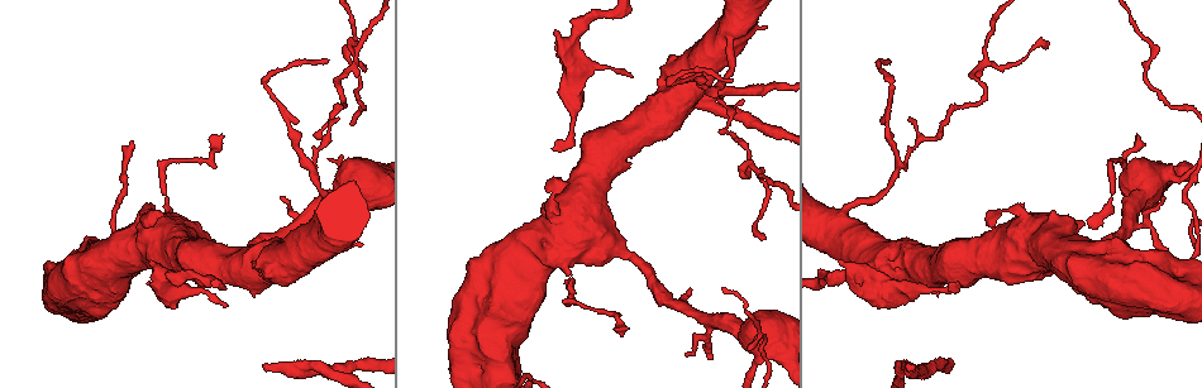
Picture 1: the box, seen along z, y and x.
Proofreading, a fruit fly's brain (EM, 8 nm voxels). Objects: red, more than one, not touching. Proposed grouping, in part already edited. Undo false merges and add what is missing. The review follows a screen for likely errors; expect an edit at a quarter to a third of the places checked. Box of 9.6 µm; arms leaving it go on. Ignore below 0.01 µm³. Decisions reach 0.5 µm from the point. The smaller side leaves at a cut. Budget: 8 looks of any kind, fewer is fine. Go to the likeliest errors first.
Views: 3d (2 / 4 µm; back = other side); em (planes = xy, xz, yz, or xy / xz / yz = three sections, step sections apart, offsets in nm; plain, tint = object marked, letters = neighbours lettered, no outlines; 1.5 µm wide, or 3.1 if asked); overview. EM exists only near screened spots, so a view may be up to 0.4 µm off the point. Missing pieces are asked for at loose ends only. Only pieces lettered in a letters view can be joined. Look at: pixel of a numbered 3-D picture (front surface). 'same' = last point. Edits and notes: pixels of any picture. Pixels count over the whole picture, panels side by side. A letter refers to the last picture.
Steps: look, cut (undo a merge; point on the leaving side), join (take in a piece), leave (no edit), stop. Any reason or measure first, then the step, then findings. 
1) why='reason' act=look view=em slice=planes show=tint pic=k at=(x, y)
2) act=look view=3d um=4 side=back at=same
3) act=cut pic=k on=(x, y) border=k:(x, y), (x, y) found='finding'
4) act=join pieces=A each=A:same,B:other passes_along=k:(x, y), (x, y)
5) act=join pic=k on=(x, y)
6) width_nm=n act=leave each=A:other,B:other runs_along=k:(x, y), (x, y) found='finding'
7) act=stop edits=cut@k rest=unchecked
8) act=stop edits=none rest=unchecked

why='thin end' act=look view=em slice=planes show=letters pic=1 at=(958, 286)

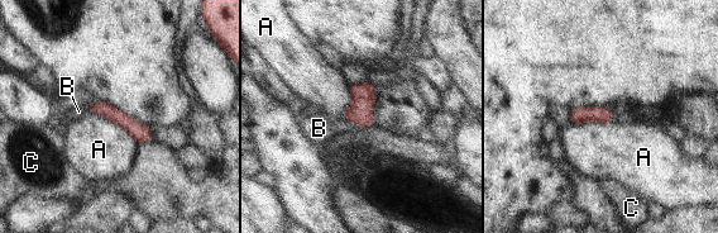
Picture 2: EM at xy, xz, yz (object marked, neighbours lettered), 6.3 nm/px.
width_nm=110 act=join pieces=B each=A:other,B:same,C:other passes_along=2:(360, 112), (352, 122), (319, 128) found='it goes on there'

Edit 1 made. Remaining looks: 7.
act=look view=overview

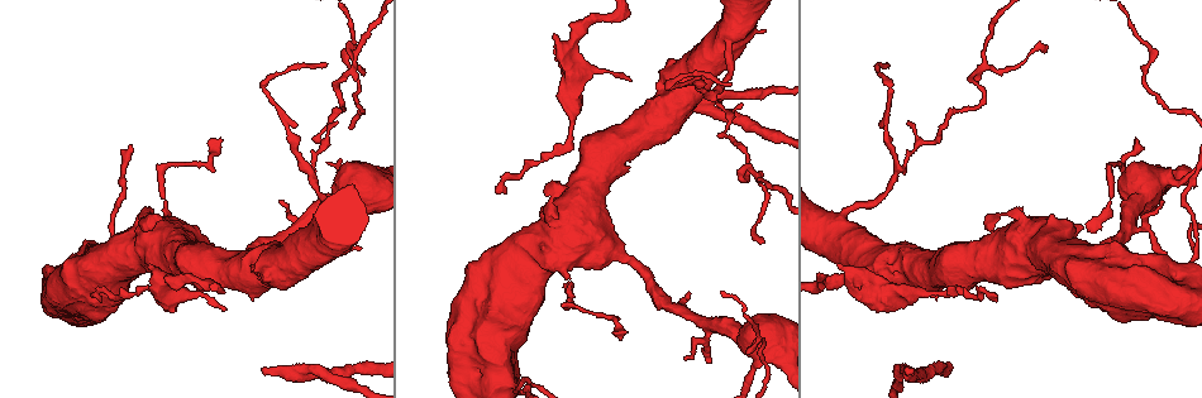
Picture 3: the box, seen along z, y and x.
why='branch stops here' act=look view=em slice=yz step=4 show=tint pic=3 at=(687, 292)

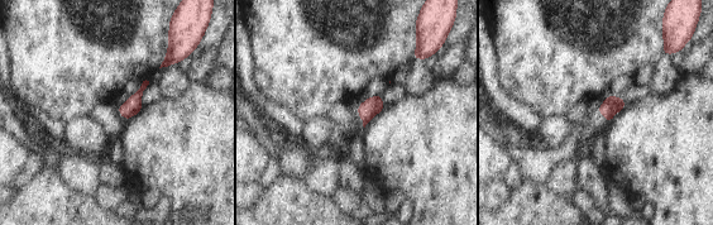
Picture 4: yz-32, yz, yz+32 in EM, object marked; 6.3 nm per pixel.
act=look view=em slice=planes show=letters at=same

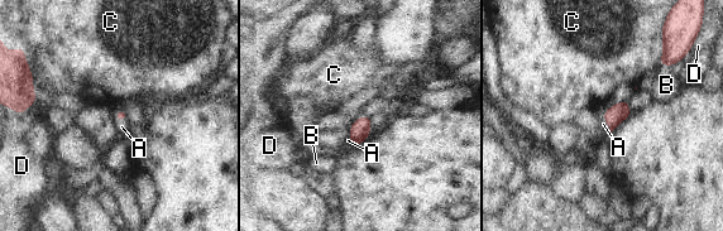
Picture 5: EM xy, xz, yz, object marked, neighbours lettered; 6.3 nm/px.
act=join pieces=A each=A:same,B:other,C:other,D:other passes_along=5:(613, 116), (604, 119), (603, 124) found='it goes on there'

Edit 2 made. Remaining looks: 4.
why='see it whole again' act=look view=overview

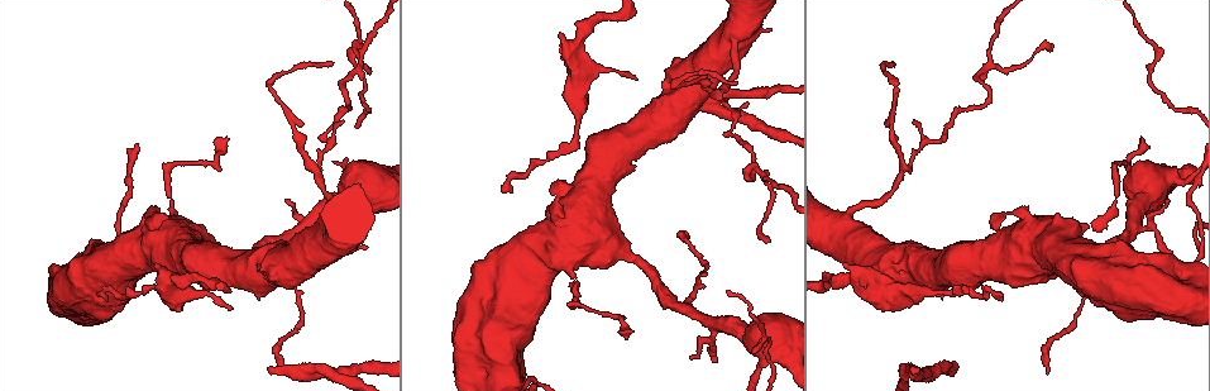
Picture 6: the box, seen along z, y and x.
why='sharp bend' act=look view=3d um=4 pic=6 at=(1048, 344)

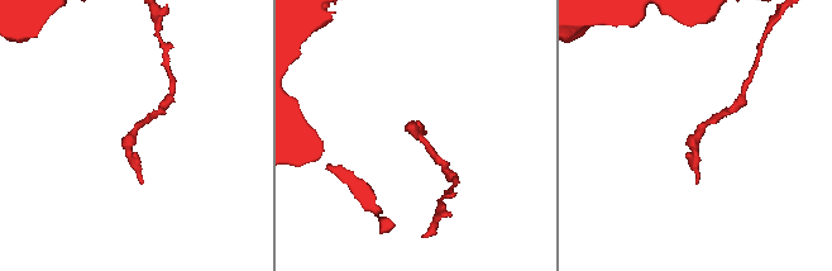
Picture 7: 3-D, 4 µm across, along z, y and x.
why='now the EM' act=look view=em slice=planes show=plain pic=7 at=(694, 134)

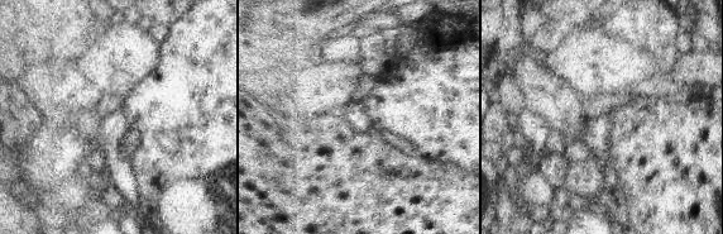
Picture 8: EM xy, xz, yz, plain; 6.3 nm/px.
act=look view=em slice=planes show=letters at=same

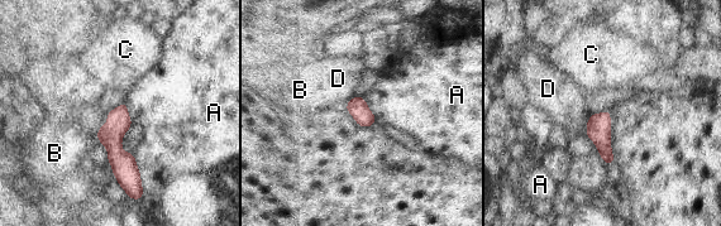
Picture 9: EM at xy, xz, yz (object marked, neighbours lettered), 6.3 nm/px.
width_nm=130 act=leave each=A:other,B:other,C:other,D:other found='one cell here'

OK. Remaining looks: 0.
act=stop edits=join@2,join@5 rest=unchecked

